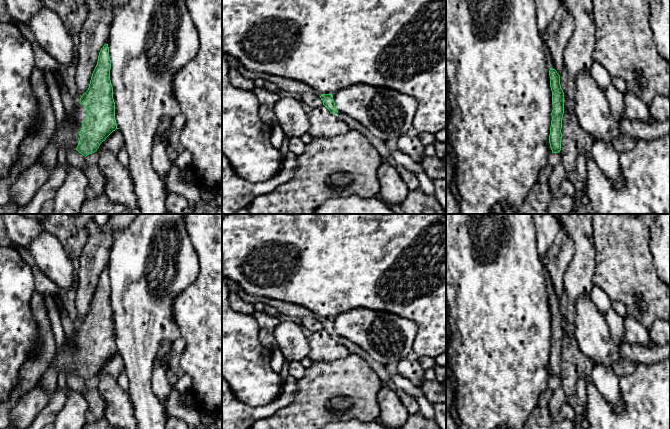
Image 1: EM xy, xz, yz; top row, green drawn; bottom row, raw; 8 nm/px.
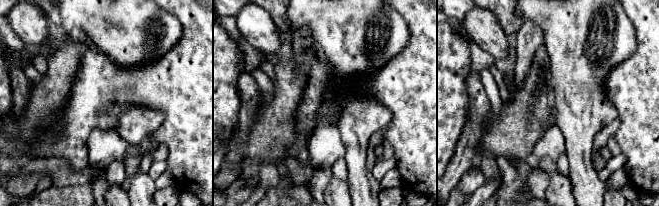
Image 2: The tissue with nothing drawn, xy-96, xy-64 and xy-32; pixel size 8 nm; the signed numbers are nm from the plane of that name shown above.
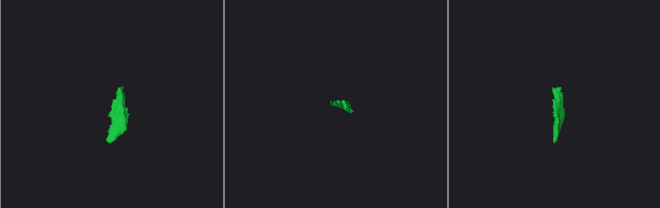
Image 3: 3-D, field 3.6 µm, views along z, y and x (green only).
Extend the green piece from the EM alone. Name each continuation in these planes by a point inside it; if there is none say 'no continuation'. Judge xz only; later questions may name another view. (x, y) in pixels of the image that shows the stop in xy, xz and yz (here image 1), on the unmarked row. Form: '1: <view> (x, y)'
1: xz (379, 369)

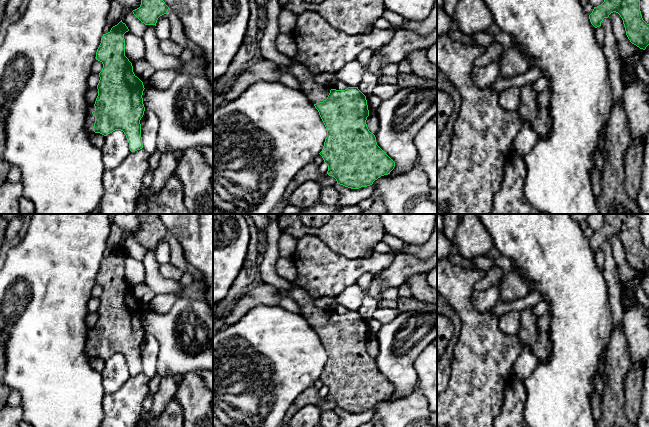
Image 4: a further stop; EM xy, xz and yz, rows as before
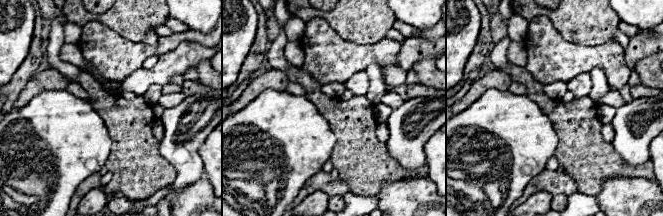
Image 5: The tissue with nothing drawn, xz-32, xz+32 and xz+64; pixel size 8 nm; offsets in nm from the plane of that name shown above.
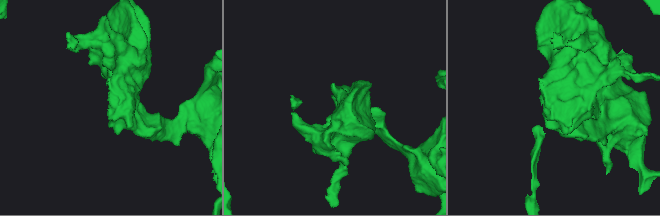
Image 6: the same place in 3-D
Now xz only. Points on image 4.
1: xz (316, 317)

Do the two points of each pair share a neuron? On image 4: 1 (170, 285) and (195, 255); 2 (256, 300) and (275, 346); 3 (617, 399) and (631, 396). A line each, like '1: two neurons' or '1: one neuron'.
1: two neurons
2: two neurons
3: two neurons

